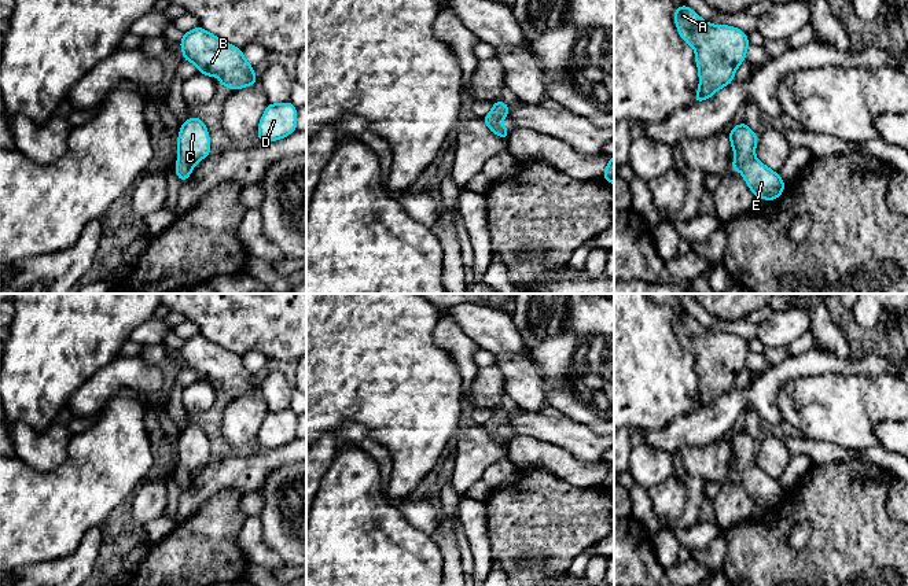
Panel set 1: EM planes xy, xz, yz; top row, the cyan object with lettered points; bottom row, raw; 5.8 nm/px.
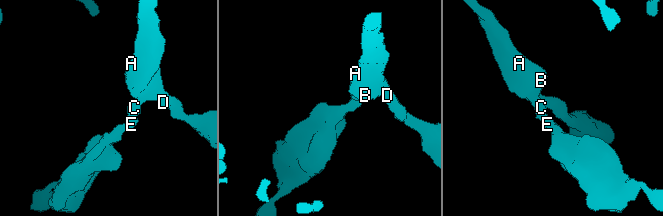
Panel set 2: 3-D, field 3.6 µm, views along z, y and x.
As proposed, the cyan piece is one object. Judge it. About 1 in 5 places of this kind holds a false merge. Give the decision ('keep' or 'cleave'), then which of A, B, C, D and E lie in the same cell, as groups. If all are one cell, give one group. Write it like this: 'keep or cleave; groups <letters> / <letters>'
keep; groups A B C D E

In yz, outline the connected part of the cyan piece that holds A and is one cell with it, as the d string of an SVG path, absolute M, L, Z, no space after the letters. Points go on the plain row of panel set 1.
M687 312L674 316L674 331L681 347L695 355L699 397L694 410L701 410L734 390L750 349L738 335L710 332Z

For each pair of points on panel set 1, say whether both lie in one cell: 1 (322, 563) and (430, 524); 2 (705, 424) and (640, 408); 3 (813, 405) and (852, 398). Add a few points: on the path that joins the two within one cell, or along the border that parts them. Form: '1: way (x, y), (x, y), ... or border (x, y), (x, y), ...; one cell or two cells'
1: border (394, 508), (411, 524), (432, 538); two cells
2: border (694, 411), (675, 417), (661, 428), (646, 430); two cells
3: way (823, 405), (842, 405); one cell

